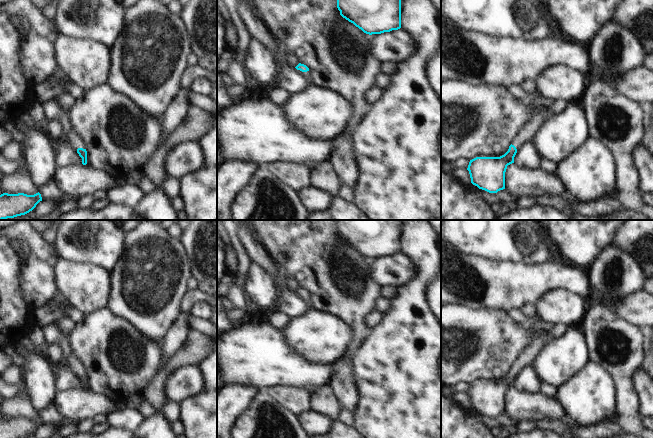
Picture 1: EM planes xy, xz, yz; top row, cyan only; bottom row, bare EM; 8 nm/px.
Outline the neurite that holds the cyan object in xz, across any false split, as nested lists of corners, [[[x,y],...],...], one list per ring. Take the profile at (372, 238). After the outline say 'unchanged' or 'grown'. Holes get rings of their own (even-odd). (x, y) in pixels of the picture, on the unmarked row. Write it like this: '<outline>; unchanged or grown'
[[[337,220],[337,232],[343,242],[369,259],[401,252],[400,220]]]; unchanged

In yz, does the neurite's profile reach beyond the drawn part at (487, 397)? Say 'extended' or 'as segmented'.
extended

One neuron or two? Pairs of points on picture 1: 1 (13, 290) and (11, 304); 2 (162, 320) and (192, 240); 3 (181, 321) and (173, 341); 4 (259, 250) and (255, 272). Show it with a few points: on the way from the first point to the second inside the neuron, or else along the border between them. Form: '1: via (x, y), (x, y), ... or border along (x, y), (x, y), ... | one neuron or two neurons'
1: via (11, 293), (11, 301) | one neuron
2: border along (178, 239), (190, 263), (190, 273), (192, 275) | two neurons
3: via (180, 326), (176, 336) | one neuron
4: border along (251, 260), (259, 264), (273, 278) | two neurons

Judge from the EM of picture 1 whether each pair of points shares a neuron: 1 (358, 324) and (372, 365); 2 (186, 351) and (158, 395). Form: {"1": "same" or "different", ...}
{"1": "different", "2": "same"}

